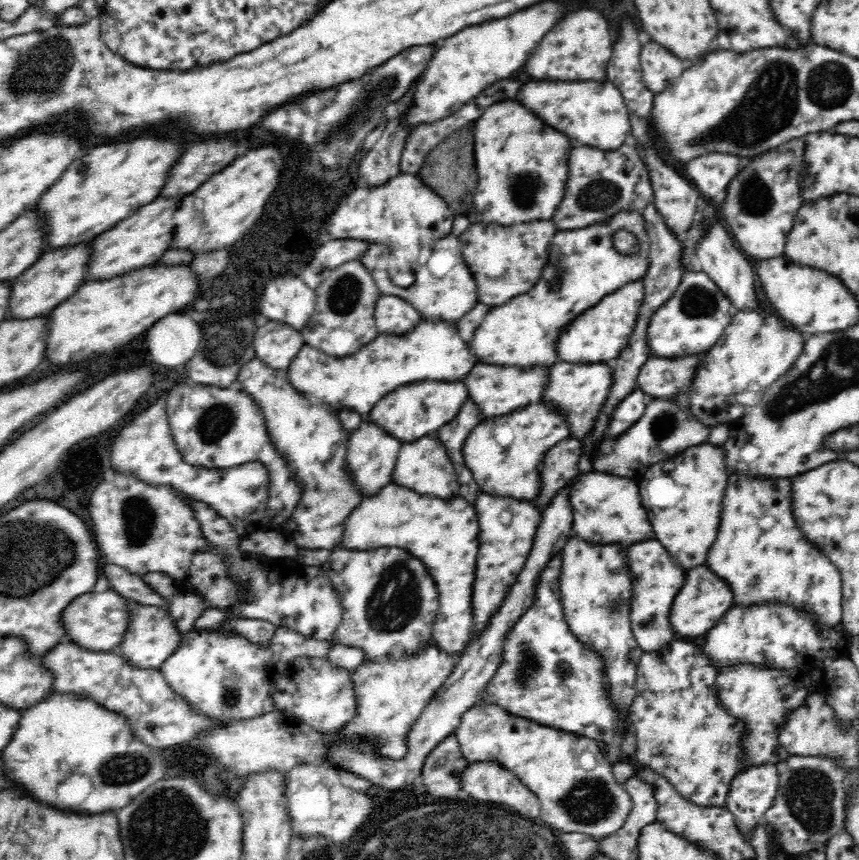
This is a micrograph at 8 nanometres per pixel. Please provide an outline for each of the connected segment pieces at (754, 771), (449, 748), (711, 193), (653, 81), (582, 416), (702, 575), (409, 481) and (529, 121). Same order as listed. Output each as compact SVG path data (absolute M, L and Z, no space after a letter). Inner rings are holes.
M763 762L748 767L732 780L726 807L734 813L740 834L744 828L748 832L748 826L762 821L762 814L772 806L779 788L781 770L782 762Z
M455 735L445 738L428 754L422 768L423 784L427 793L434 798L455 798L462 790L460 780L468 759L462 754L462 749Z
M708 152L688 160L682 170L704 198L717 199L742 163L742 158L729 152Z
M645 38L640 48L640 68L646 87L658 94L669 89L696 59L680 58L664 46Z
M560 361L552 365L550 382L544 388L542 399L554 401L562 407L562 413L566 415L572 436L581 439L591 429L600 405L607 399L610 385L612 384L613 368L608 362L601 363L569 363Z
M706 564L696 566L688 570L688 582L684 582L684 590L680 590L672 604L670 623L677 637L699 639L716 626L717 620L724 616L733 603L734 591L730 583L715 574Z
M424 435L415 441L408 442L408 444L403 443L400 456L398 456L398 460L393 468L392 478L394 478L396 484L406 486L416 492L420 492L420 494L426 494L426 490L428 490L432 494L430 497L450 498L450 496L456 494L454 490L459 490L458 481L457 479L454 480L456 476L454 463L452 463L452 459L448 455L448 447L444 445L444 441L440 437ZM436 468L440 468L442 472L438 472ZM442 474L443 478L448 478L448 480L443 480L442 482Z
M516 100L491 103L471 127L474 133L478 184L472 196L472 205L468 209L470 223L495 222L500 225L511 225L534 221L536 218L552 219L566 194L571 155L575 148L582 146L580 141L572 140L568 138L568 134L548 126L540 116L536 116L530 108Z

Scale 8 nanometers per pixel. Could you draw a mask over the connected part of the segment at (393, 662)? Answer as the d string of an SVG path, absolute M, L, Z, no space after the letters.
M431 636L415 653L406 653L401 657L386 655L377 659L365 659L359 664L351 673L358 699L358 716L336 733L364 735L374 739L380 755L399 759L405 753L403 740L409 726L452 674L458 660L458 655L442 649L434 640L435 636Z

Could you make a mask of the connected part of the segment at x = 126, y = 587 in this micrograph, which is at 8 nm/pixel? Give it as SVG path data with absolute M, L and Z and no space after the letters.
M106 566L104 574L108 578L112 578L112 586L116 586L116 590L120 590L120 594L124 594L130 600L136 600L144 606L161 606L168 608L169 599L160 595L158 591L154 591L146 581L142 580L136 574L130 574L128 570L120 568L120 566Z

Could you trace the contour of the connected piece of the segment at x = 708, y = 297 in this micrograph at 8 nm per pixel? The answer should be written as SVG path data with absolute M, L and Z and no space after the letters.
M686 271L676 294L654 314L648 328L648 343L653 356L681 357L711 350L732 322L738 307L704 271Z

